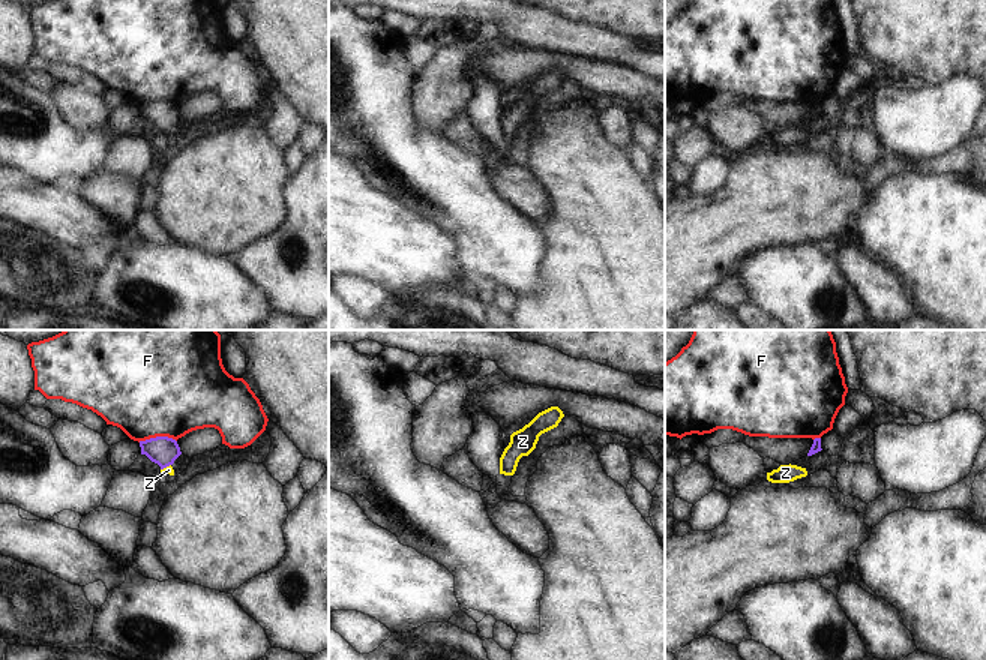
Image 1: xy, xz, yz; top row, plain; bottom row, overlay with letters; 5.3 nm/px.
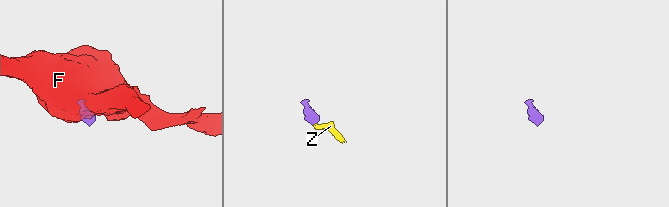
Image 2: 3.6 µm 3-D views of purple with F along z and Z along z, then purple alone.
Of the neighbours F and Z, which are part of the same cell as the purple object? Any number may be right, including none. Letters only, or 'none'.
Z

